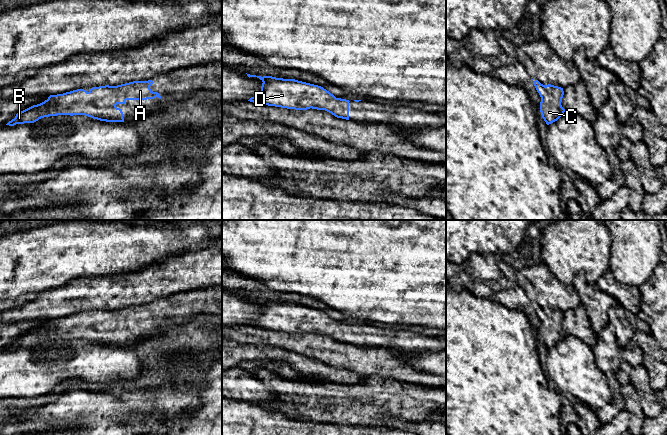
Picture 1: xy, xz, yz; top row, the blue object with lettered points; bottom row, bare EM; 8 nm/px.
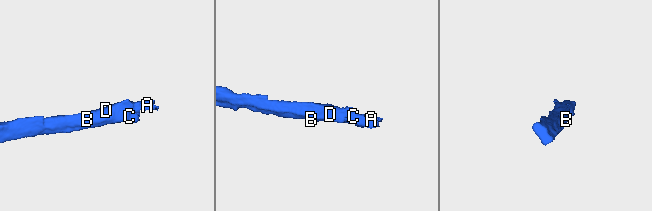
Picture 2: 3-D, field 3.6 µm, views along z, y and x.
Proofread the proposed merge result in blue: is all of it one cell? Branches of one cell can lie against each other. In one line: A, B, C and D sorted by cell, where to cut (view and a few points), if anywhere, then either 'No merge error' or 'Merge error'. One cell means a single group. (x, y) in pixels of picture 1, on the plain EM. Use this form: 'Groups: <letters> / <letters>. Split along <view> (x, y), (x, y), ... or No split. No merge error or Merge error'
Groups: A B C D. No split. No merge error

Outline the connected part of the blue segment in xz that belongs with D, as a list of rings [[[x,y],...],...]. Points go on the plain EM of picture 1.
[[[247,298],[247,300],[249,302],[257,301],[263,306],[261,315],[256,320],[251,321],[248,324],[250,326],[295,334],[307,334],[310,332],[325,334],[337,342],[349,344],[350,325],[346,323],[336,322],[333,318],[321,310],[298,305],[295,303],[283,303],[272,300],[261,301],[250,298]]]

